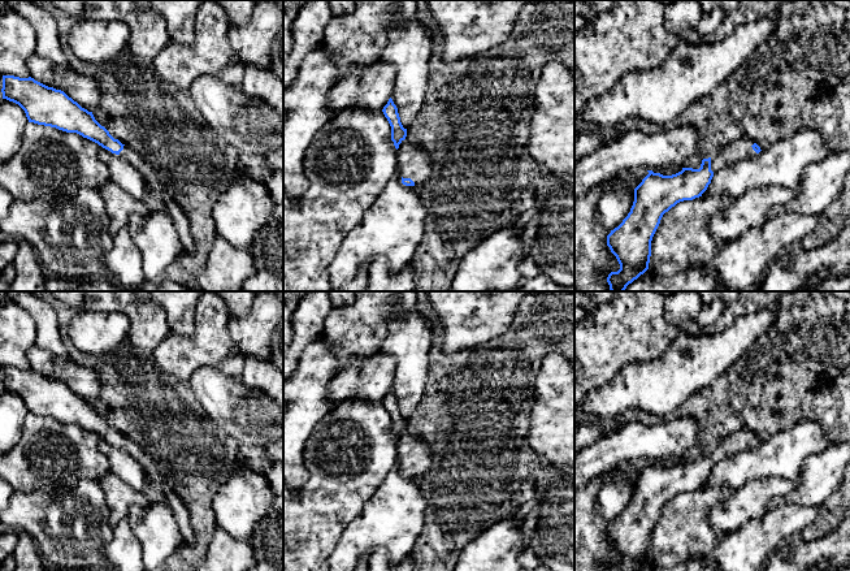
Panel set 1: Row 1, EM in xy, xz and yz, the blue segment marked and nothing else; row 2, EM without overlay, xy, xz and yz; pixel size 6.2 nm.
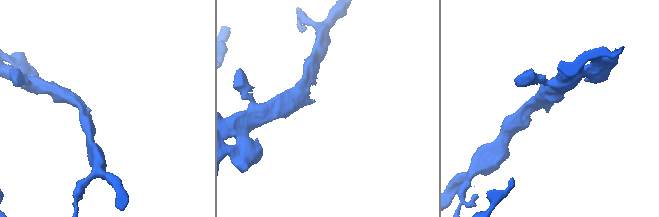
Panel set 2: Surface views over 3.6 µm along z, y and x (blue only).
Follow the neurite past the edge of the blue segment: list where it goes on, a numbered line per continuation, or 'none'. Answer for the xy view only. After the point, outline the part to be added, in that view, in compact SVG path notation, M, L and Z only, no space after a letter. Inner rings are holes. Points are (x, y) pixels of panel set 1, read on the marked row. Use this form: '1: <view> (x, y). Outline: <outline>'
1: xy (176, 213). Outline: M123 146L123 150L120 152L120 156L126 157L129 161L131 161L146 178L148 186L153 190L153 193L162 199L168 208L168 215L173 220L179 237L187 242L186 250L190 254L196 251L196 247L188 241L191 232L186 215L179 208L179 206L172 199L172 196L162 189L161 183L159 182L157 174L151 168L151 165L138 152L133 151L127 146Z

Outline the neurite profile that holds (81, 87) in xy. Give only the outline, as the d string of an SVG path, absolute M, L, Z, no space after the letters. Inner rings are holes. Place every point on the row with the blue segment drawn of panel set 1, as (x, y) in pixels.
M38 55L29 57L26 66L31 78L48 87L64 91L88 112L94 112L99 107L101 91L92 77L75 72L70 66L57 66Z

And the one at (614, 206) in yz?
M643 169L621 170L616 176L606 179L606 183L619 185L619 189L607 189L599 198L595 208L595 220L604 229L613 230L630 212L634 202L634 193L628 187L637 187L649 174Z

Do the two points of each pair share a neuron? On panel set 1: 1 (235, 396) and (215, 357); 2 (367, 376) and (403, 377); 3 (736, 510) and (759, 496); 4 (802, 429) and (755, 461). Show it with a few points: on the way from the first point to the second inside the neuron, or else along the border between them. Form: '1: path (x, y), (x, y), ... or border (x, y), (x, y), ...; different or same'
1: border (213, 367), (238, 380); different
2: border (378, 351), (394, 360), (394, 377), (390, 388); different
3: path (741, 509), (754, 497); same
4: path (792, 441), (776, 457), (767, 459); same

